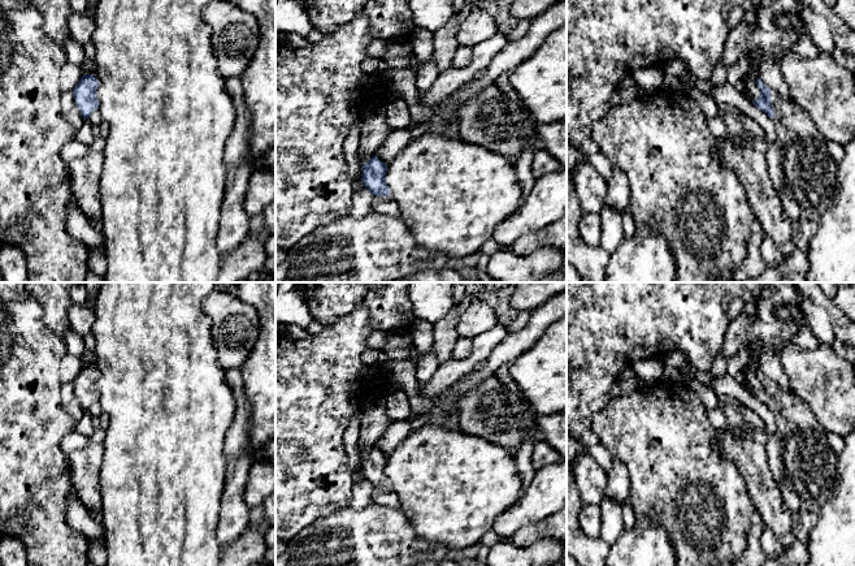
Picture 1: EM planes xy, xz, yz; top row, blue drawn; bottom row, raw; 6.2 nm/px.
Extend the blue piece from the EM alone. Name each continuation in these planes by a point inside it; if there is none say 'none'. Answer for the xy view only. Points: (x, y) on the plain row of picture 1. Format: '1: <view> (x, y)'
none

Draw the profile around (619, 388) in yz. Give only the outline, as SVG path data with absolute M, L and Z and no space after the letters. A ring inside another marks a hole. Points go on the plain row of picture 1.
M637 376L629 381L616 381L611 389L611 394L612 397L629 394L633 390L639 389L641 388L639 385L641 385L641 379Z

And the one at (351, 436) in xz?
M352 381L350 386L351 386L350 397L351 397L351 403L355 407L355 415L351 419L344 432L343 444L348 455L348 462L350 462L353 478L364 478L364 475L357 468L357 465L360 461L359 437L360 437L360 427L361 427L360 390L355 381Z

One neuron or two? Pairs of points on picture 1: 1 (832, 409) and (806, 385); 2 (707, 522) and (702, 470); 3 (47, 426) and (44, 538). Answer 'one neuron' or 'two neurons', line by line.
1: one neuron
2: one neuron
3: one neuron

